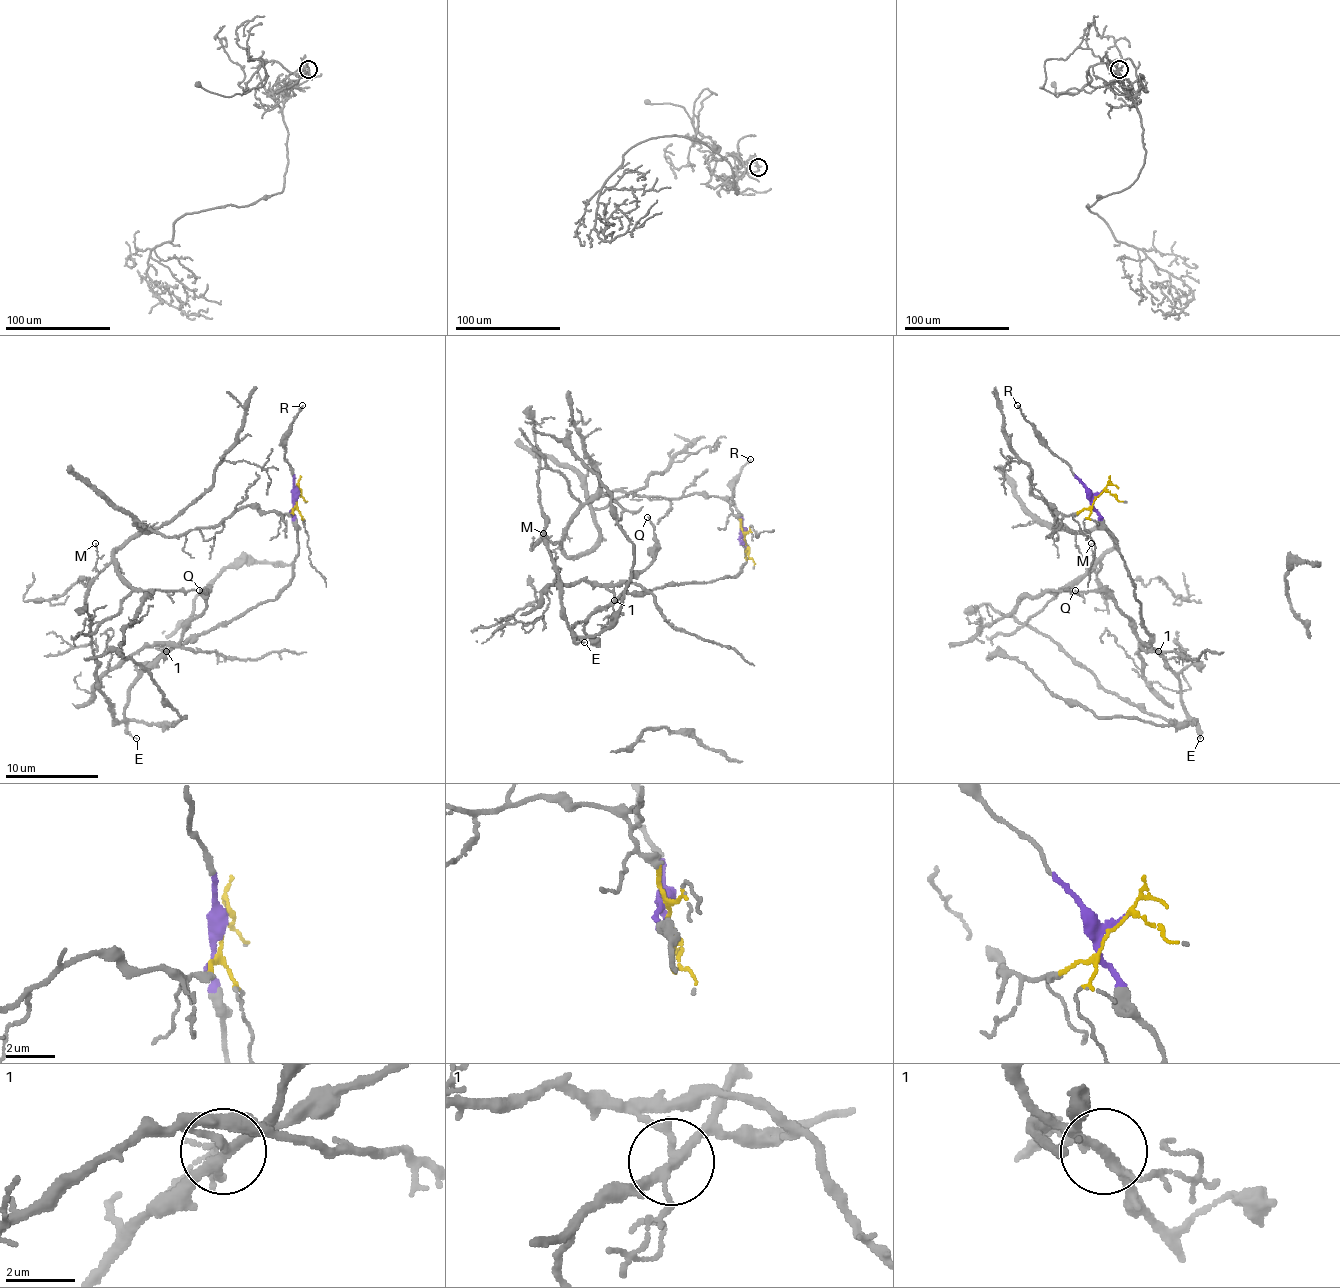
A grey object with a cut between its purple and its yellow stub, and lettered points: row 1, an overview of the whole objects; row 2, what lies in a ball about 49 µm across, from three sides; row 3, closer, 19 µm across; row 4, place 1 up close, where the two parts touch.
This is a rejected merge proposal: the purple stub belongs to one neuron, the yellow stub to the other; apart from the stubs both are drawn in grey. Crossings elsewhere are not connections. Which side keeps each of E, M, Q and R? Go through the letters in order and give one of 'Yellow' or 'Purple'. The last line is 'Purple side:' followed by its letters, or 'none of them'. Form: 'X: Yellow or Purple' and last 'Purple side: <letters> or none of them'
E: Purple
M: Yellow
Q: Purple
R: Purple
Purple side: E, Q, R

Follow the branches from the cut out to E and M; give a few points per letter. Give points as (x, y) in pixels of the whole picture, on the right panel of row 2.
E: (1099, 493), (1094, 498), (1099, 524), (1117, 545), (1141, 603), (1141, 622), (1180, 683), (1180, 702), (1199, 739)
M: (1099, 493), (1078, 512), (1052, 508), (1050, 536), (1061, 526), (1108, 533), (1113, 547), (1096, 571), (1092, 543)

